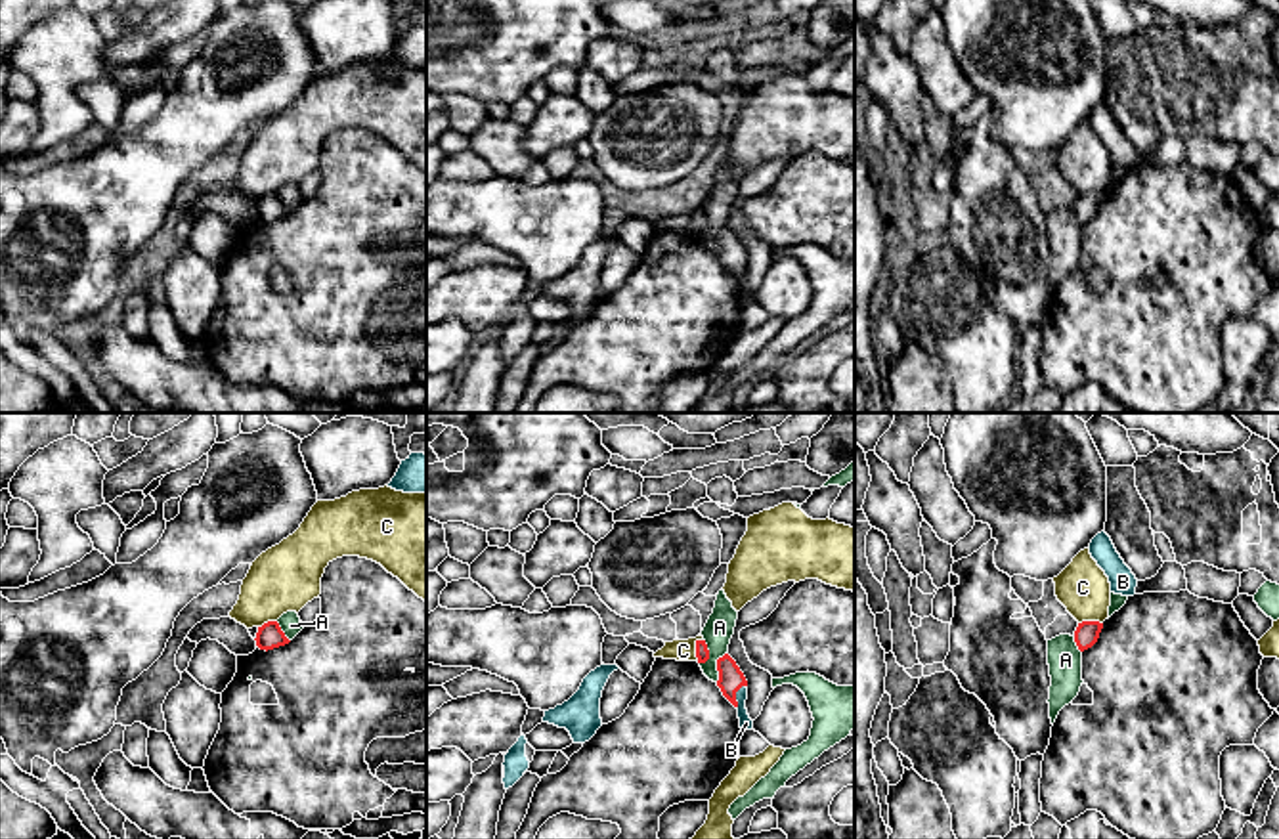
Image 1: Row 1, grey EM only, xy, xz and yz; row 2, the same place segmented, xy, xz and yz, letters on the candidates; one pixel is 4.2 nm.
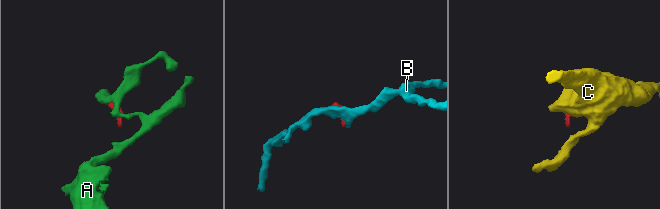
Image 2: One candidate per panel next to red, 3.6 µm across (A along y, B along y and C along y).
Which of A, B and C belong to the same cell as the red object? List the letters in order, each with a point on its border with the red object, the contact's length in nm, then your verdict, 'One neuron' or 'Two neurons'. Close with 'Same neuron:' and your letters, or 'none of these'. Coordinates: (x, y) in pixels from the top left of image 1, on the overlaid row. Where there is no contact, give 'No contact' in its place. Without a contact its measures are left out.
A: Touches red at xz (717, 667). Shared border 130 nm. Two neurons
B: Touches red at xz (735, 696). Shared border 110 nm. One neuron
C: Touches red at xz (696, 648). Shared border 100 nm. Two neurons
Same neuron: B

